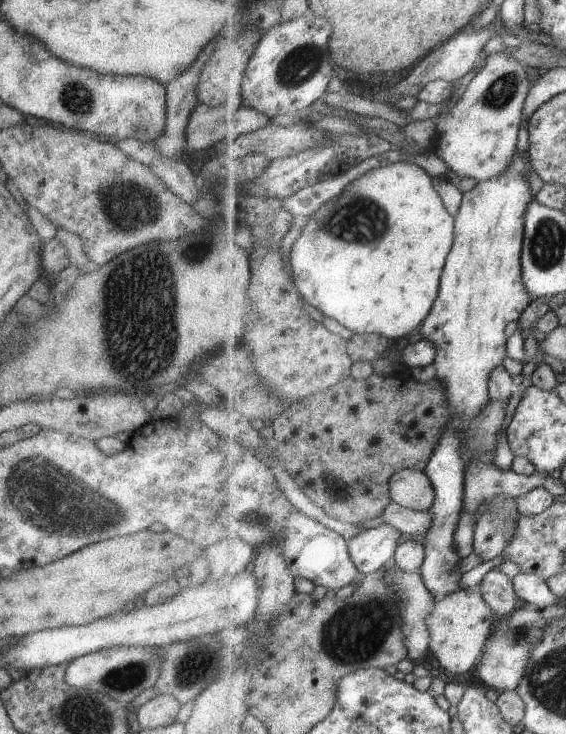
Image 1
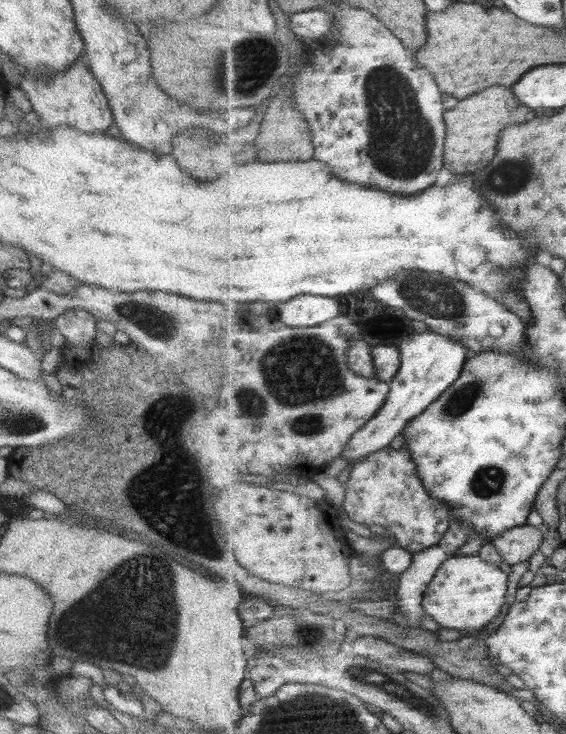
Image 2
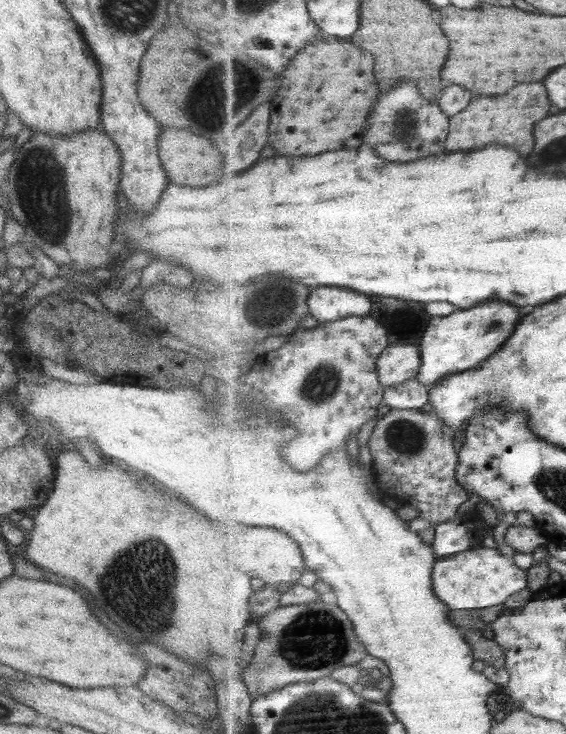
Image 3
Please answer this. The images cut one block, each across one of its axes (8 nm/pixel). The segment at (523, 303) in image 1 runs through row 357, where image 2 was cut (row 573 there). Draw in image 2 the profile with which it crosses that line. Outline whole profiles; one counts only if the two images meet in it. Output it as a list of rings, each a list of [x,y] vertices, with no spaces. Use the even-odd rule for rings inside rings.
[[[478,554],[458,555],[448,558],[437,570],[424,594],[424,612],[443,628],[463,631],[466,638],[479,629],[493,624],[501,614],[507,596],[507,574],[499,565],[483,560]]]

